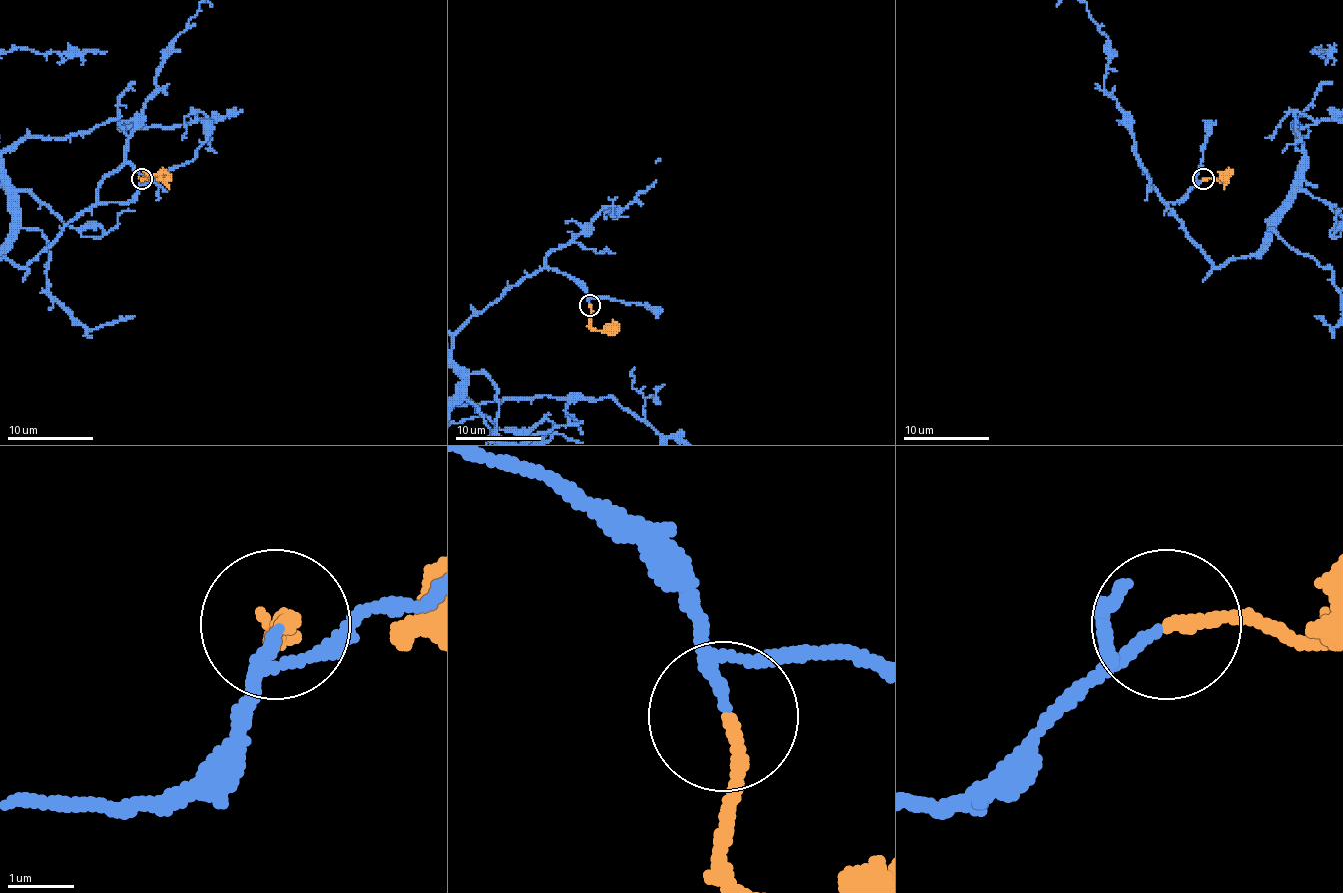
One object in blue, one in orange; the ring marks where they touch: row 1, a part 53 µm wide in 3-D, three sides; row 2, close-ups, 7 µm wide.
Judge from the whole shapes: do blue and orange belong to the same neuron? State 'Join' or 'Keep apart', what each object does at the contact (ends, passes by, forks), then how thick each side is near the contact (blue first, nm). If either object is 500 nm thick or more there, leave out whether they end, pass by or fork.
Join. At the ring blue passes by. At the ring orange ends. Thickness 130 nm (blue) against 200 nm

